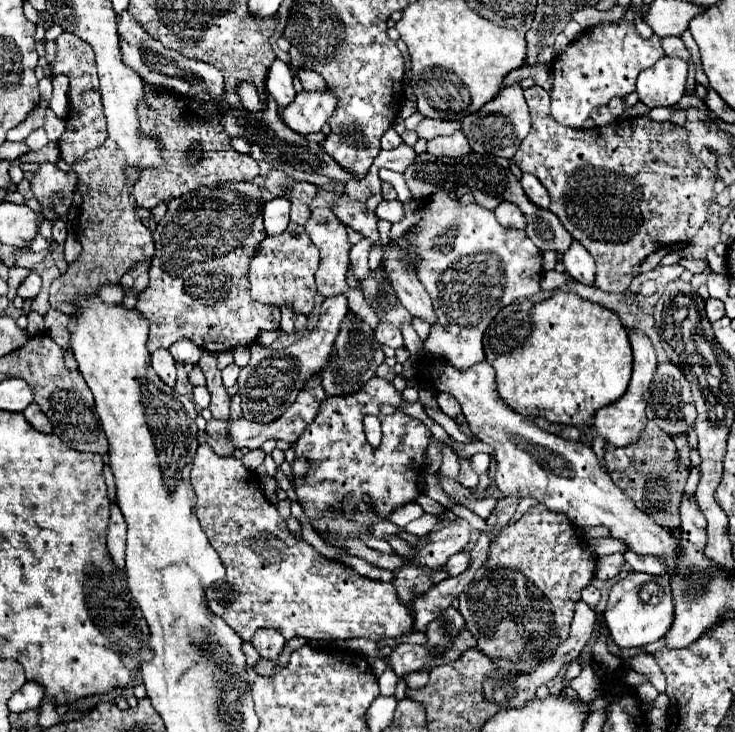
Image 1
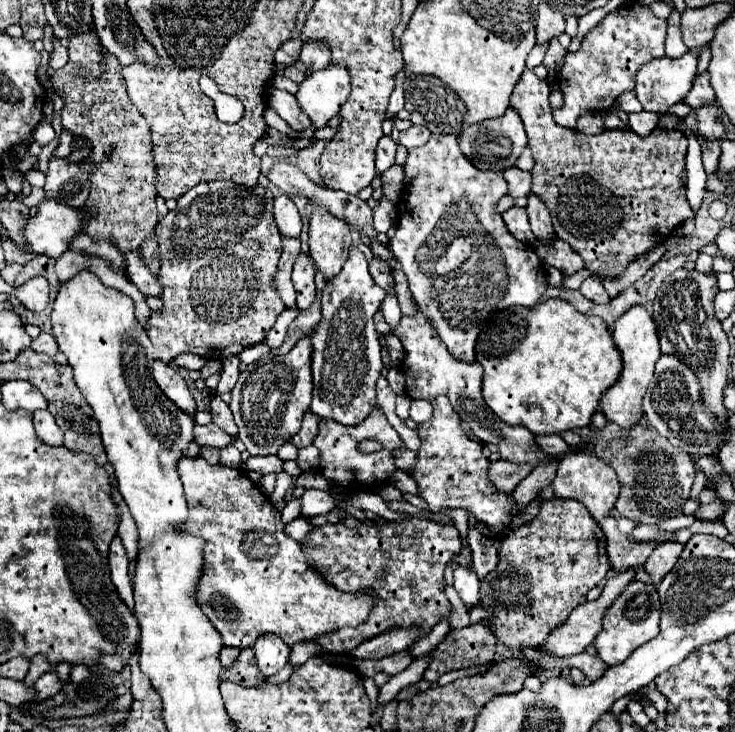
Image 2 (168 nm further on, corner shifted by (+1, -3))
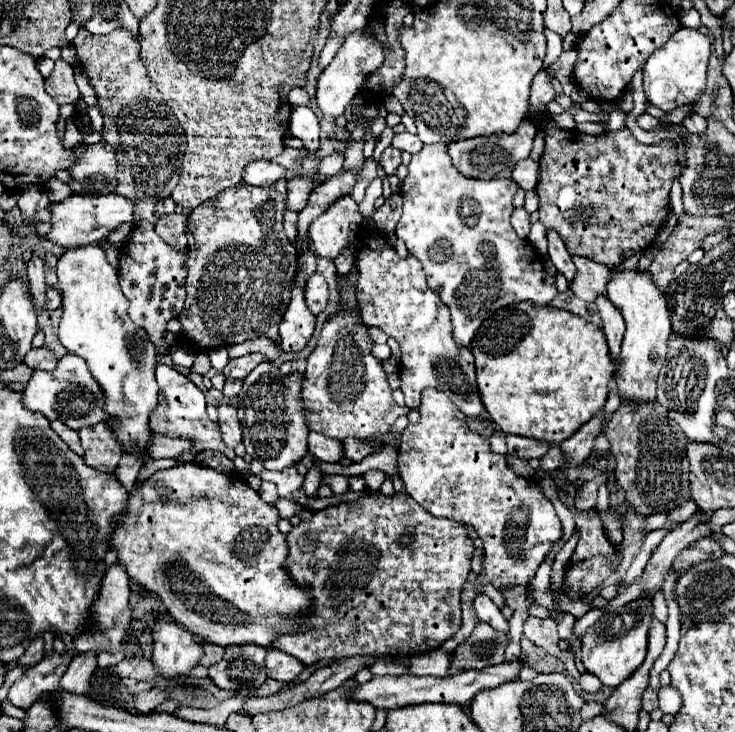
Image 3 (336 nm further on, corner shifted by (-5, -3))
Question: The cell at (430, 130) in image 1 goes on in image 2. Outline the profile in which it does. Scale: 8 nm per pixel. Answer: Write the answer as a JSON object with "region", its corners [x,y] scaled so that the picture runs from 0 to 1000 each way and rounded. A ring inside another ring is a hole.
{"region":[[[559,172],[551,180],[543,180],[543,197],[551,202],[565,202],[565,199],[576,199],[584,191],[584,178],[578,172]]]}

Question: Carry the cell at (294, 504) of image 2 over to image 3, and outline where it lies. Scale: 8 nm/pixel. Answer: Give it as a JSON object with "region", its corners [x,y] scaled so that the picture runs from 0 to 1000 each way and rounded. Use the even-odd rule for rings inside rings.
{"region":[[[423,639],[423,642],[418,645],[418,650],[415,650],[415,656],[412,656],[412,664],[410,664],[410,669],[412,669],[415,678],[426,678],[426,675],[431,672],[437,650],[439,650],[439,645],[437,645],[434,639]]]}

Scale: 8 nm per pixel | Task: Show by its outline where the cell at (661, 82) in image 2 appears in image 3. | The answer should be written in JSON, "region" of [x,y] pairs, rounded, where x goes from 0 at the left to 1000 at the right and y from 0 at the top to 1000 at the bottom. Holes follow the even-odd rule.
{"region":[[[927,38],[924,44],[918,44],[918,49],[913,49],[913,55],[902,66],[891,68],[891,74],[883,77],[883,82],[875,90],[875,120],[880,139],[905,153],[946,139],[956,126],[965,74],[967,55],[962,46],[937,38]]]}

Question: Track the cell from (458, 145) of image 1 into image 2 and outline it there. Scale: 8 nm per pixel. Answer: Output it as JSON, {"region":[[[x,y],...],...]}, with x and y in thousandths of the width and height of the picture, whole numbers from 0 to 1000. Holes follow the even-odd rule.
{"region":[[[586,183],[584,194],[570,202],[556,202],[551,221],[551,262],[543,273],[540,317],[529,331],[556,383],[562,407],[584,443],[595,451],[608,478],[630,495],[646,492],[646,464],[657,437],[676,423],[698,415],[728,418],[744,396],[741,366],[728,342],[706,331],[690,311],[682,292],[673,287],[682,268],[690,265],[690,249],[682,238],[660,238],[649,232],[627,210],[619,186]]]}

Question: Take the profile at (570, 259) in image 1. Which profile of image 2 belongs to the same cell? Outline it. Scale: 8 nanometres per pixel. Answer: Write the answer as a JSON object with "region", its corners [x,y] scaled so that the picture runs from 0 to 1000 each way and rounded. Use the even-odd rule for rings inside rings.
{"region":[[[801,380],[801,383],[796,383],[796,385],[790,388],[788,399],[790,399],[796,407],[801,407],[804,413],[810,413],[810,415],[829,415],[829,413],[831,413],[831,407],[829,407],[829,402],[823,399],[823,393],[820,393],[820,388],[818,388],[815,380]]]}

